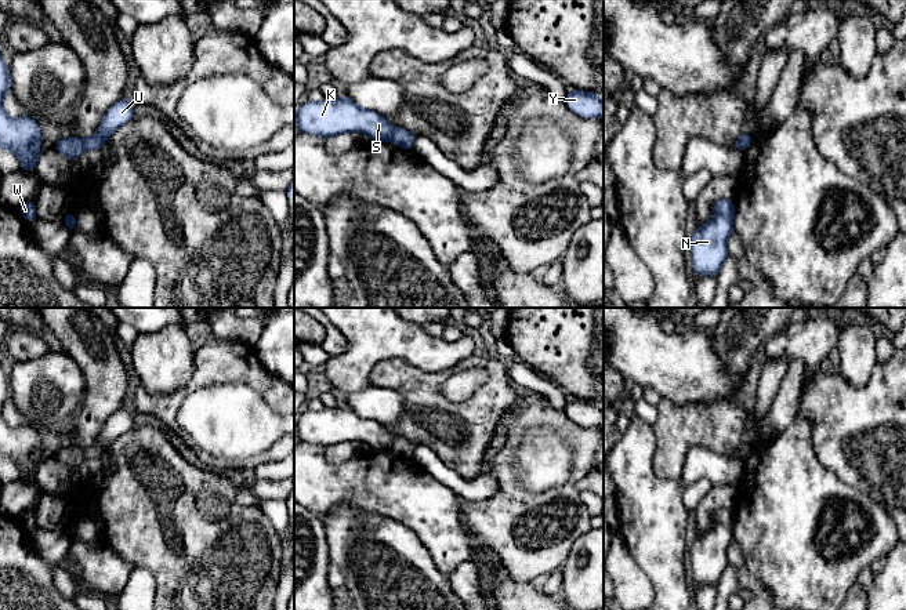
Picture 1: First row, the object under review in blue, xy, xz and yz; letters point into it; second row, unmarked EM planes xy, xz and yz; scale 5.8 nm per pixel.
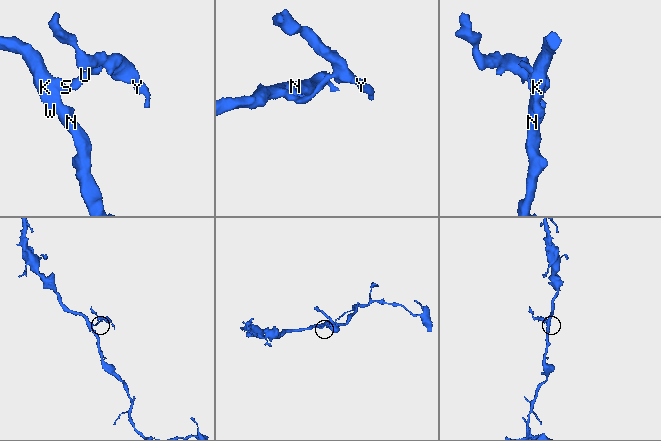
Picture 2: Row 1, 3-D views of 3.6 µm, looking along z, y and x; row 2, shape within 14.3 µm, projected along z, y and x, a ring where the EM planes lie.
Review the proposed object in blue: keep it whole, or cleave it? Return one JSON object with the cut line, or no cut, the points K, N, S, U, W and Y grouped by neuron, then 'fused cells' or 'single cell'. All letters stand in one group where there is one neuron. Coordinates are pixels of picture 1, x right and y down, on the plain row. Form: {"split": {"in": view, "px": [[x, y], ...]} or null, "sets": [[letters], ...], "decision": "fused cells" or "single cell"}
{"split": {"in": "xz", "px": [[395, 438], [388, 449]]}, "sets": [["K", "N", "S", "W"], ["U", "Y"]], "decision": "fused cells"}

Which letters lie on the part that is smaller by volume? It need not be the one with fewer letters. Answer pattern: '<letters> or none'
U, Y

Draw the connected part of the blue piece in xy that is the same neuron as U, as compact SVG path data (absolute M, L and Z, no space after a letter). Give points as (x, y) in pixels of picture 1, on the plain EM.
M127 407L119 409L112 414L101 429L97 442L93 446L81 449L84 458L101 460L112 442L133 428L134 413L133 407Z

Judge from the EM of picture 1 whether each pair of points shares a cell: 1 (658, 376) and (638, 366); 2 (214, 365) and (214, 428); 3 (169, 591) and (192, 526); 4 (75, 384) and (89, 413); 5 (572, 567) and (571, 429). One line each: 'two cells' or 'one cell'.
1: one cell
2: two cells
3: one cell
4: two cells
5: two cells

